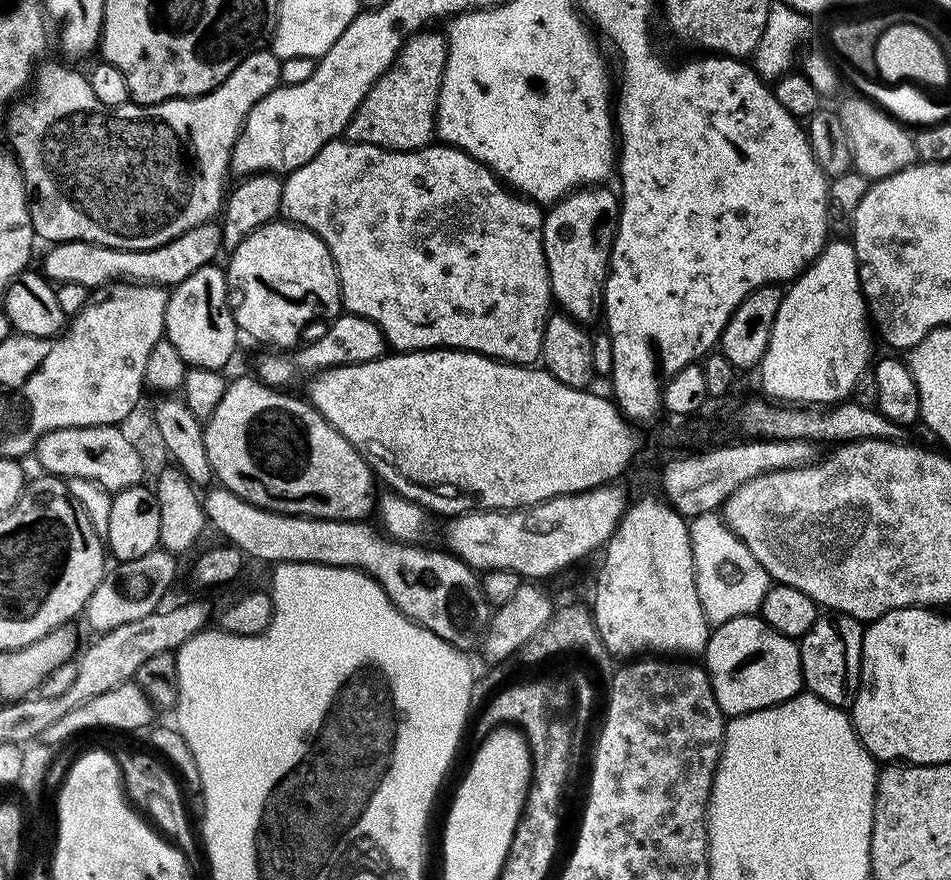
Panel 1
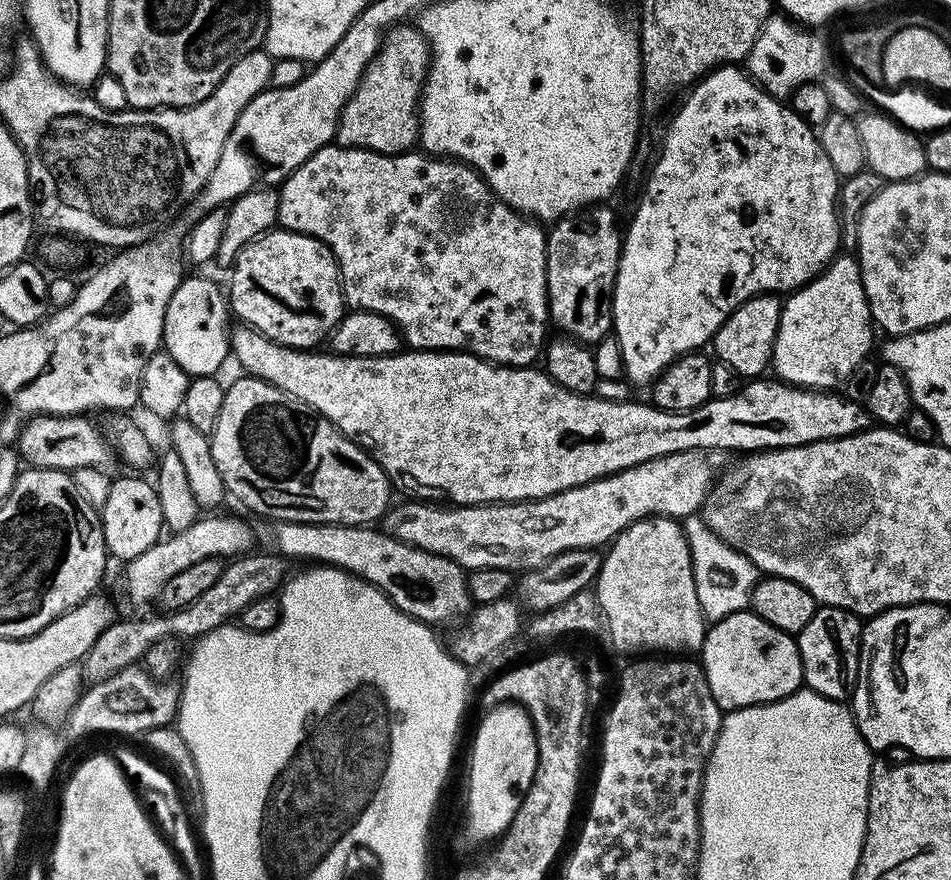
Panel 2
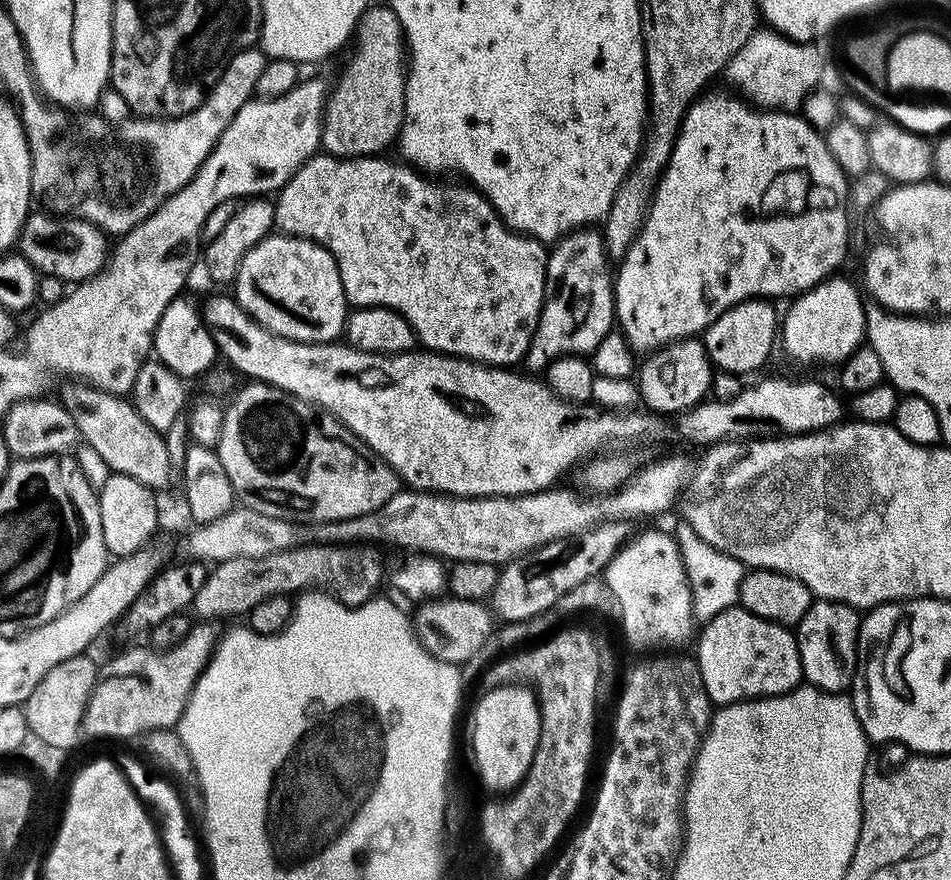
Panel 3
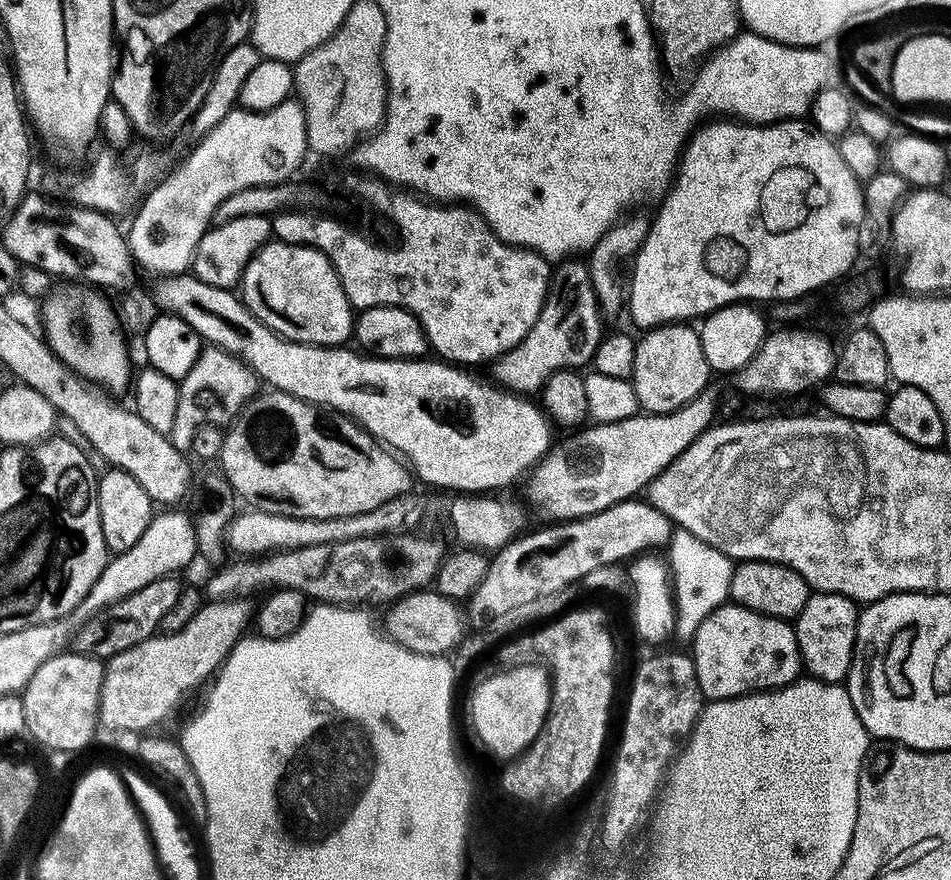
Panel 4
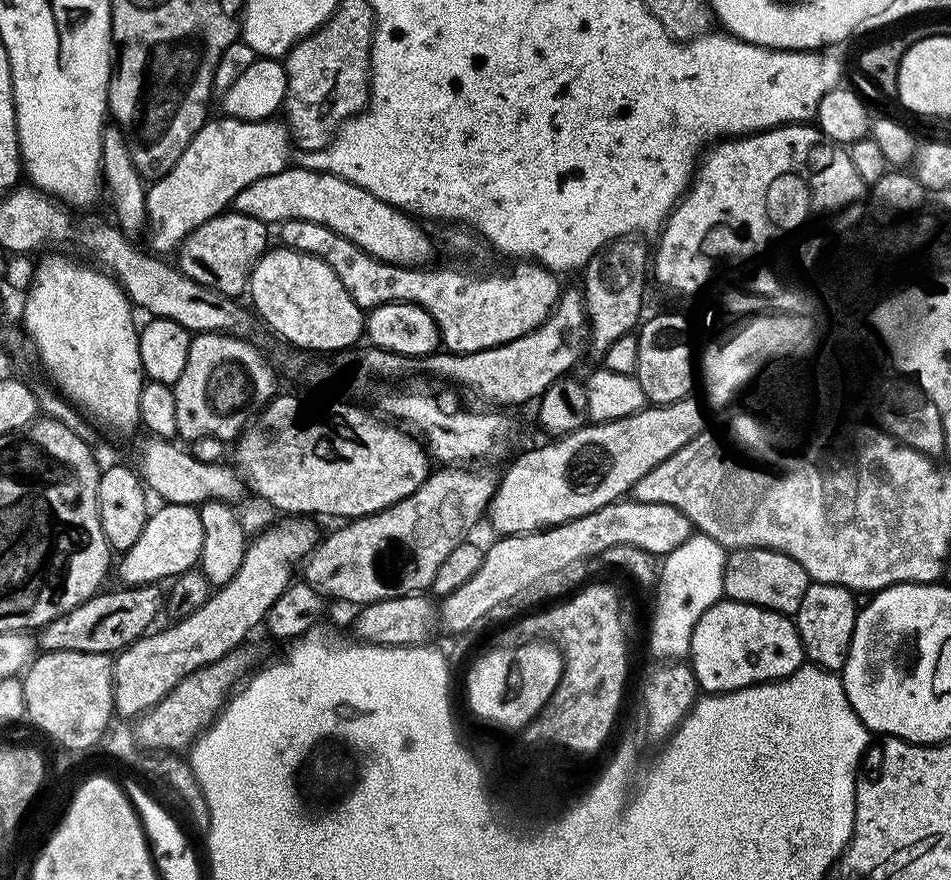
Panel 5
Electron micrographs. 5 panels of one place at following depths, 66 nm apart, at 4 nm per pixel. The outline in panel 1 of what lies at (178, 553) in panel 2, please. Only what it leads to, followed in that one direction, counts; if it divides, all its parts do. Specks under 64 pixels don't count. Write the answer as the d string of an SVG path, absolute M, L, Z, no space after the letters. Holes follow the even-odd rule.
M157 550L142 554L142 558L119 561L112 566L116 568L109 567L98 582L94 594L90 594L84 603L82 620L88 623L92 634L109 632L114 630L114 626L126 626L126 622L146 618L146 614L157 611L165 603L164 595L176 576L176 560L173 553Z

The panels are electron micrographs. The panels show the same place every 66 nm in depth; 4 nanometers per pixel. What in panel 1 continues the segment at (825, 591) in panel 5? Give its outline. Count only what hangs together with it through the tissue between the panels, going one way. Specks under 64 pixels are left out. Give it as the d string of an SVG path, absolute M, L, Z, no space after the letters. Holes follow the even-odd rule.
M841 612L817 615L814 626L799 637L800 669L804 675L803 687L828 704L845 710L856 700L862 670L862 638L865 625Z

